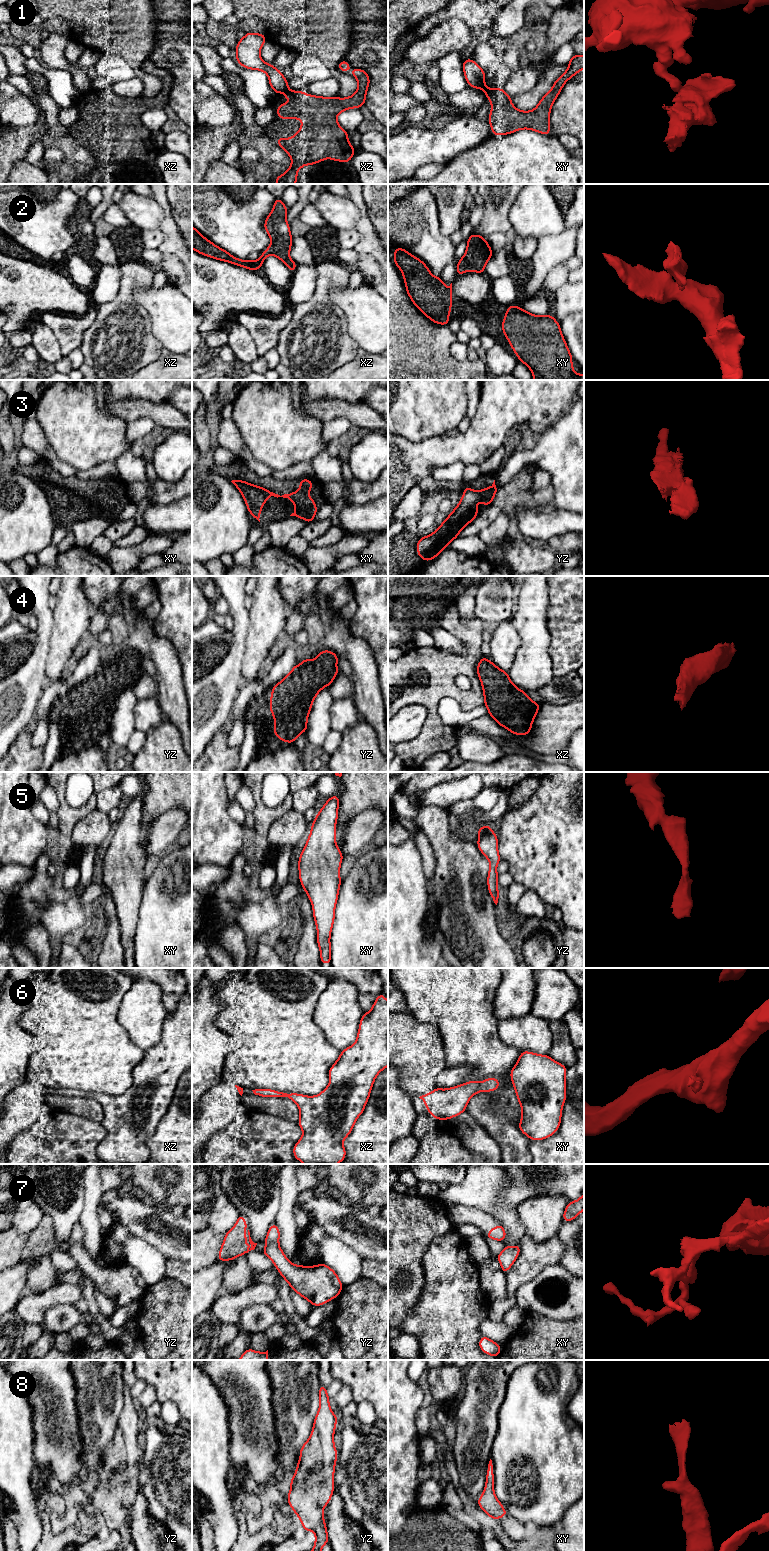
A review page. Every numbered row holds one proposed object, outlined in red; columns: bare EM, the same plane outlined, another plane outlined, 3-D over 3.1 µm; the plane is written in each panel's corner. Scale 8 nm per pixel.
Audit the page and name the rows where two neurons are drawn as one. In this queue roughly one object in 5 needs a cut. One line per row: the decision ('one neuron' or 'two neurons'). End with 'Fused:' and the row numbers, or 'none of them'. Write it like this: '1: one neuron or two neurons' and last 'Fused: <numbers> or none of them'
1: two neurons
2: one neuron
3: one neuron
4: one neuron
5: one neuron
6: one neuron
7: one neuron
8: one neuron
Fused: 1

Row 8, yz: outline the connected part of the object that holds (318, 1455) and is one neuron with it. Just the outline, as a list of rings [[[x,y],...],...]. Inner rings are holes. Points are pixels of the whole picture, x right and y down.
[[[319,1386],[319,1410],[315,1416],[310,1438],[302,1445],[300,1458],[293,1478],[290,1481],[291,1489],[287,1494],[288,1504],[300,1518],[302,1527],[315,1533],[315,1544],[311,1551],[321,1551],[329,1543],[327,1528],[323,1516],[324,1507],[330,1502],[334,1492],[334,1472],[338,1451],[334,1445],[334,1432],[337,1418],[329,1405],[327,1387]]]

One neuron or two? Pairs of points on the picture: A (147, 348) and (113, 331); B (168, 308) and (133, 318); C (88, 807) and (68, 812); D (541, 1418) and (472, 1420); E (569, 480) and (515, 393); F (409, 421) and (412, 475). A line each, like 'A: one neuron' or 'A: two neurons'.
A: one neuron
B: two neurons
C: one neuron
D: two neurons
E: two neurons
F: two neurons

